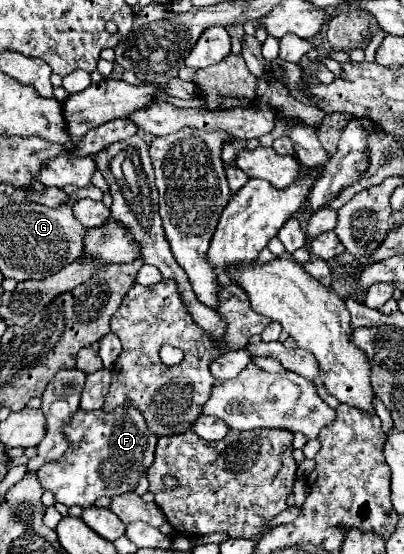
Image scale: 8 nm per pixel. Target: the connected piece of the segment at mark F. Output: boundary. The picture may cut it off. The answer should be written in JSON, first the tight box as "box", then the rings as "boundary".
{"box":[37,407,157,507],"boundary":[[[115,407],[113,411],[83,411],[71,417],[63,427],[63,435],[69,441],[63,457],[45,463],[37,477],[39,483],[55,493],[57,503],[67,507],[91,507],[99,497],[115,497],[135,491],[139,475],[143,469],[151,467],[157,445],[157,435],[153,435],[145,423],[145,417],[133,407]]]}

